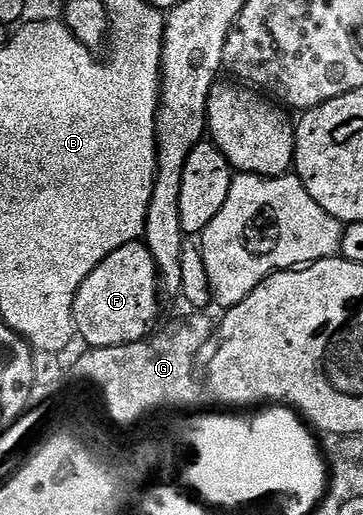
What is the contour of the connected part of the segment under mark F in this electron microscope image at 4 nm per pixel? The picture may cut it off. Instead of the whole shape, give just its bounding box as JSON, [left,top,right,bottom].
[71,241,159,348]

